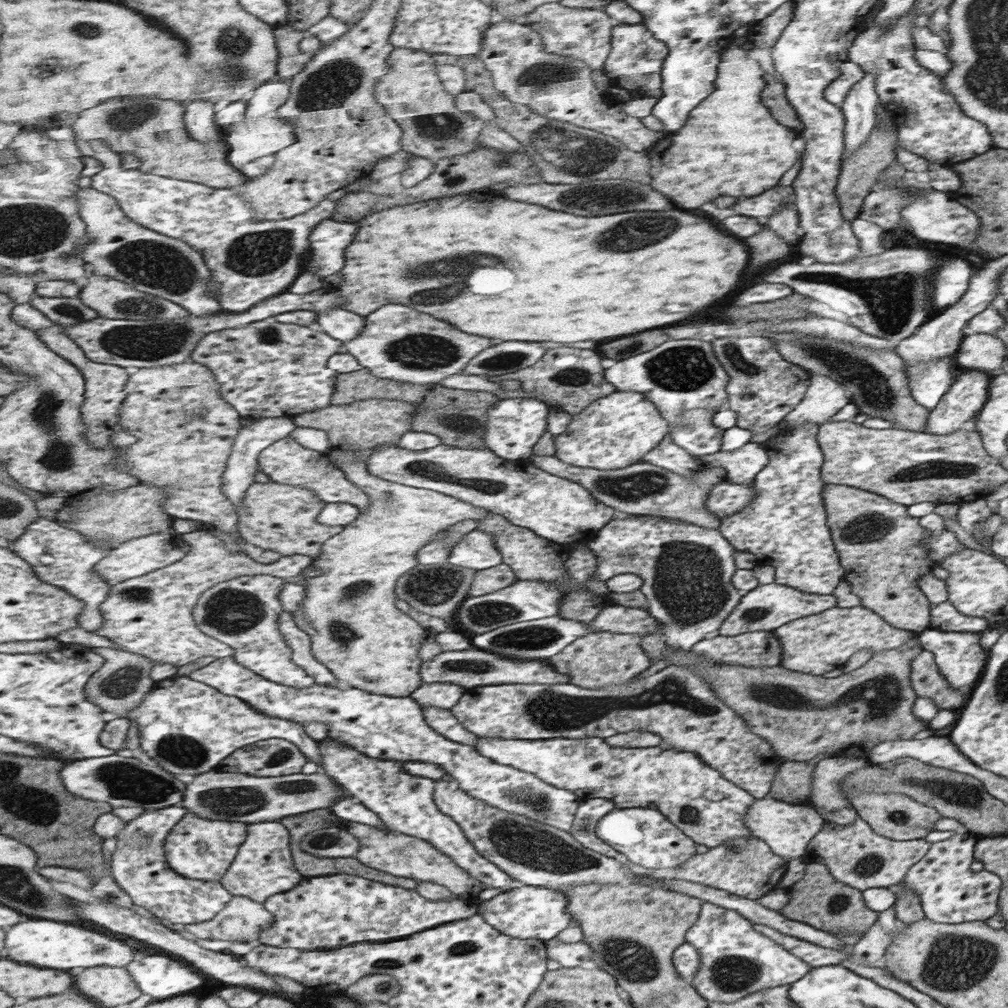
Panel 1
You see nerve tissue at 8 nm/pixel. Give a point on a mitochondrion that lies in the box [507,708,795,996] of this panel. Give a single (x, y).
(634, 962)

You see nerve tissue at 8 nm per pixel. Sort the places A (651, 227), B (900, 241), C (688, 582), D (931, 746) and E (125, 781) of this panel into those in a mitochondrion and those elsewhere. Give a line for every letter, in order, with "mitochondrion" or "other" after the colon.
A: mitochondrion
B: other
C: mitochondrion
D: other
E: mitochondrion

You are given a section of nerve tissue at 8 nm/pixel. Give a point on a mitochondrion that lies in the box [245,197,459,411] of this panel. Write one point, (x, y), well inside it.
(268, 335)

